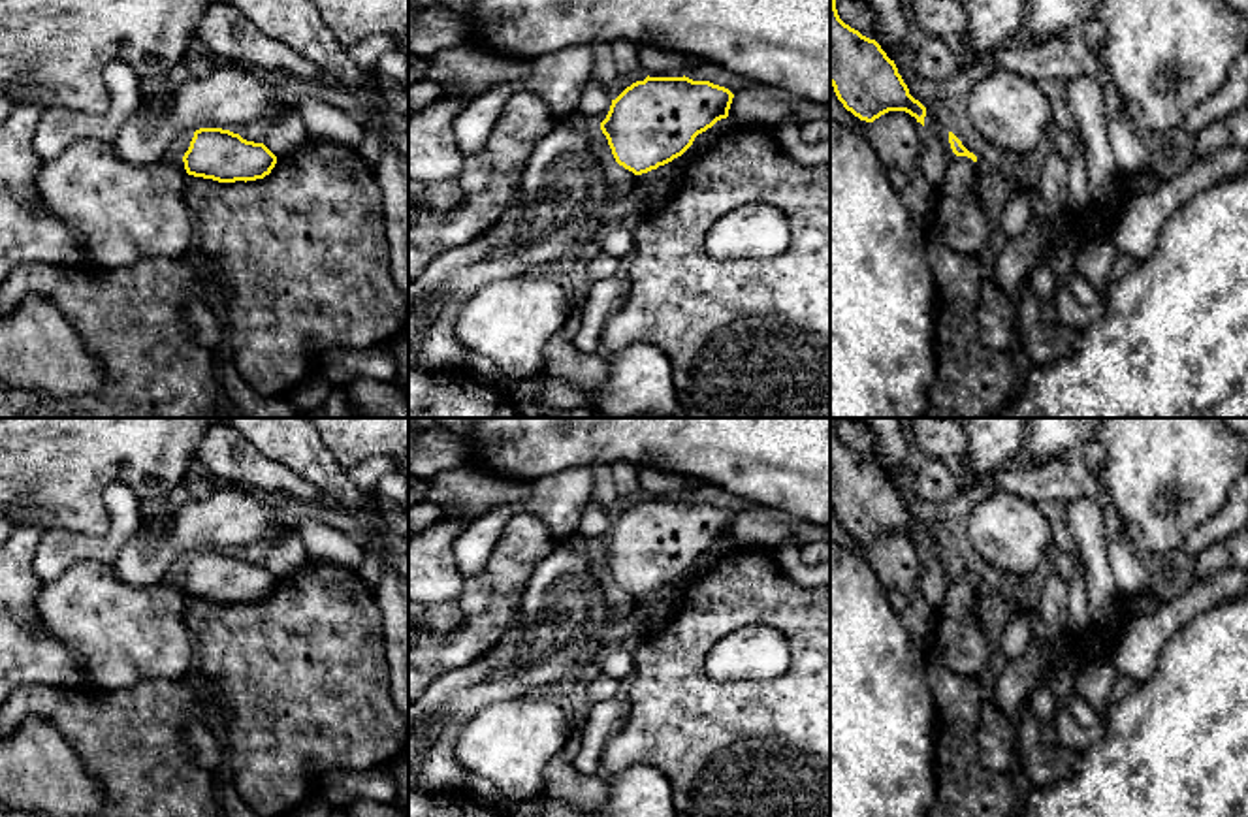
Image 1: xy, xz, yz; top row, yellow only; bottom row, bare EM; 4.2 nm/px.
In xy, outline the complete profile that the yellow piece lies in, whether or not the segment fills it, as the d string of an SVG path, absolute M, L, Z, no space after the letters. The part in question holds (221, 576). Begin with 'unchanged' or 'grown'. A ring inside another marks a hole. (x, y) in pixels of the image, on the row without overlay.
unchanged | M222 550L194 553L183 578L188 597L218 604L256 602L271 595L277 578L264 567Z

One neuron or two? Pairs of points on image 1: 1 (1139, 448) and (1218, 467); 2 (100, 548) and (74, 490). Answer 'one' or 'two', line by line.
1: one
2: two

